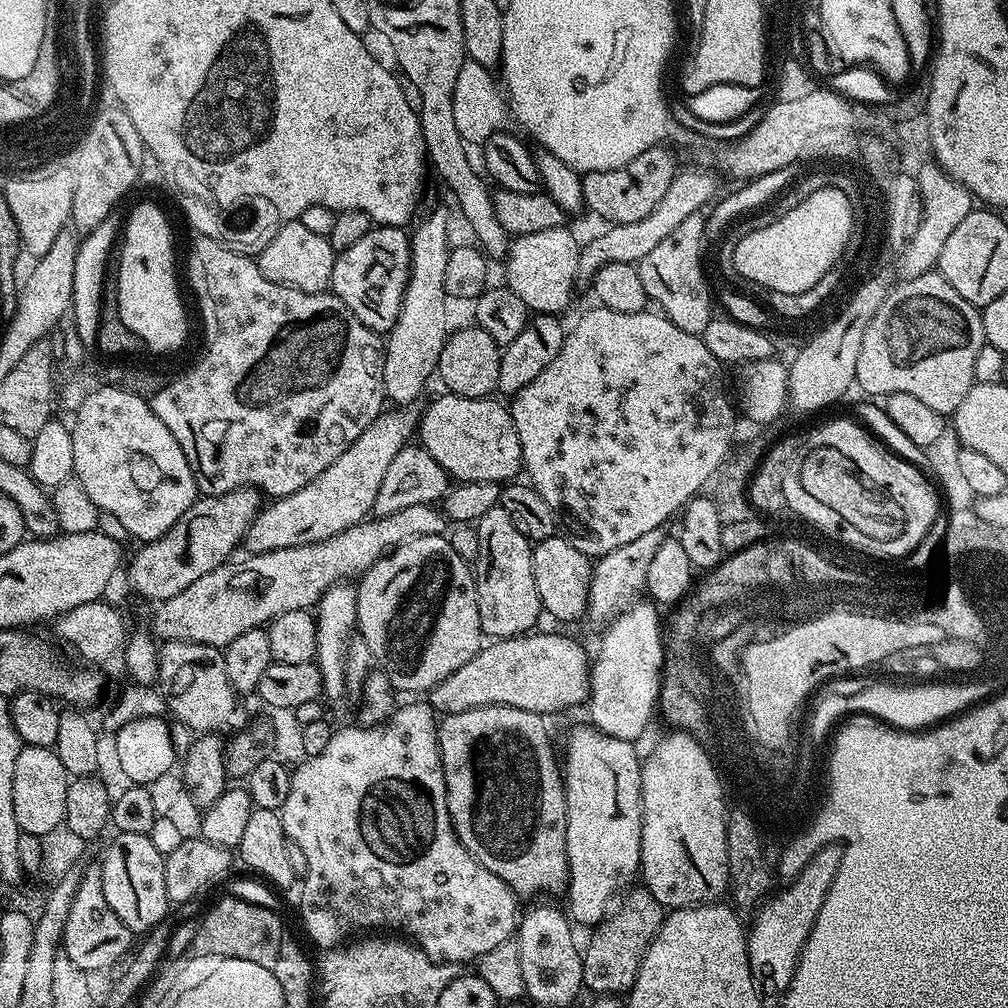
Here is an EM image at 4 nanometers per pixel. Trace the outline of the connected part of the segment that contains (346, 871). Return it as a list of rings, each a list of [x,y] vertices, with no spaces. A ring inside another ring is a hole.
[[[427,703],[404,704],[395,709],[392,715],[383,724],[376,724],[373,728],[351,726],[352,728],[339,728],[333,731],[330,743],[322,754],[301,759],[297,768],[291,769],[290,795],[284,805],[278,809],[280,821],[289,841],[306,854],[308,875],[303,877],[304,889],[300,892],[300,920],[308,931],[308,936],[320,947],[320,950],[331,950],[343,945],[349,938],[357,934],[368,934],[371,928],[385,928],[385,933],[399,934],[407,938],[416,947],[420,948],[431,960],[438,960],[442,964],[455,964],[463,966],[467,960],[479,961],[480,957],[496,946],[513,939],[518,927],[518,911],[516,903],[518,897],[515,892],[490,870],[486,870],[462,846],[457,838],[456,831],[450,818],[450,810],[446,802],[446,778],[442,770],[440,747],[436,741],[438,727],[437,713],[428,707]]]

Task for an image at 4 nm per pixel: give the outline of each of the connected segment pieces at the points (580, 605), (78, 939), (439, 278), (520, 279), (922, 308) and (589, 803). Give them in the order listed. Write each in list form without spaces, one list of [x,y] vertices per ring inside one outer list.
[[[557,534],[537,540],[532,546],[534,586],[538,586],[540,607],[556,620],[576,620],[588,611],[588,595],[592,581],[593,561],[572,545],[567,535]]]
[[[85,867],[80,873],[78,891],[74,893],[74,902],[70,905],[70,915],[66,917],[63,955],[68,956],[70,962],[74,962],[74,966],[83,972],[95,974],[103,968],[114,967],[116,963],[119,965],[129,955],[133,947],[132,940],[134,944],[133,932],[124,925],[122,918],[118,918],[118,914],[114,914],[114,910],[110,910],[110,902],[106,902],[99,867]]]
[[[432,212],[425,220],[419,220],[410,232],[410,274],[402,310],[398,310],[398,318],[392,331],[387,333],[384,345],[384,395],[396,406],[417,403],[415,400],[423,394],[428,379],[437,375],[442,346],[450,335],[450,297],[446,290],[446,258],[450,251],[448,220],[440,212]]]
[[[571,227],[555,228],[554,230],[538,230],[538,234],[526,234],[517,236],[508,245],[506,265],[508,264],[508,280],[506,287],[514,290],[522,302],[536,314],[560,314],[563,308],[572,300],[572,287],[578,284],[576,271],[578,270],[578,258],[580,257],[581,241],[576,241],[576,236],[570,230]]]
[[[933,270],[898,283],[886,298],[886,302],[882,302],[878,314],[874,314],[874,318],[862,338],[862,350],[858,354],[856,366],[856,384],[858,388],[861,388],[864,392],[869,392],[872,395],[869,397],[872,398],[883,398],[890,394],[911,394],[913,398],[919,398],[924,405],[931,406],[934,410],[945,414],[955,413],[956,407],[960,405],[962,398],[966,398],[966,394],[973,386],[974,358],[978,358],[978,350],[982,350],[982,346],[986,342],[980,314],[981,309],[974,307],[970,302],[966,302],[966,298],[962,298],[962,294],[958,294],[958,290],[954,290],[954,286],[950,286],[950,282],[946,282],[946,278],[940,275],[939,271]]]
[[[584,722],[569,734],[564,752],[562,748],[562,779],[568,823],[566,912],[577,925],[595,926],[605,919],[609,911],[608,903],[617,899],[616,892],[623,893],[633,883],[631,880],[637,879],[640,871],[642,760],[639,755],[636,757],[636,747],[631,740],[607,736],[592,727],[591,723]]]

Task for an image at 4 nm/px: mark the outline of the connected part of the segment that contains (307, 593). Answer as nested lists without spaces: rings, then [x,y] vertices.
[[[419,504],[405,506],[394,514],[365,518],[360,523],[326,538],[322,542],[314,542],[306,546],[292,546],[273,552],[257,552],[245,555],[245,560],[229,562],[210,570],[210,574],[202,574],[198,582],[186,586],[182,594],[174,594],[174,598],[161,600],[155,605],[156,613],[152,616],[150,632],[157,641],[198,642],[206,646],[225,649],[234,638],[246,634],[246,630],[264,628],[290,610],[315,609],[324,594],[337,582],[348,582],[364,575],[374,562],[388,555],[393,548],[414,538],[427,536],[444,536],[449,531],[450,521],[436,504]]]

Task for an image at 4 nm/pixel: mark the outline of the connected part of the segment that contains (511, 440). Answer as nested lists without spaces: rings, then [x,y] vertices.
[[[443,395],[419,413],[419,447],[425,448],[453,481],[470,484],[515,481],[519,477],[516,475],[521,475],[524,455],[511,411],[496,398]]]

